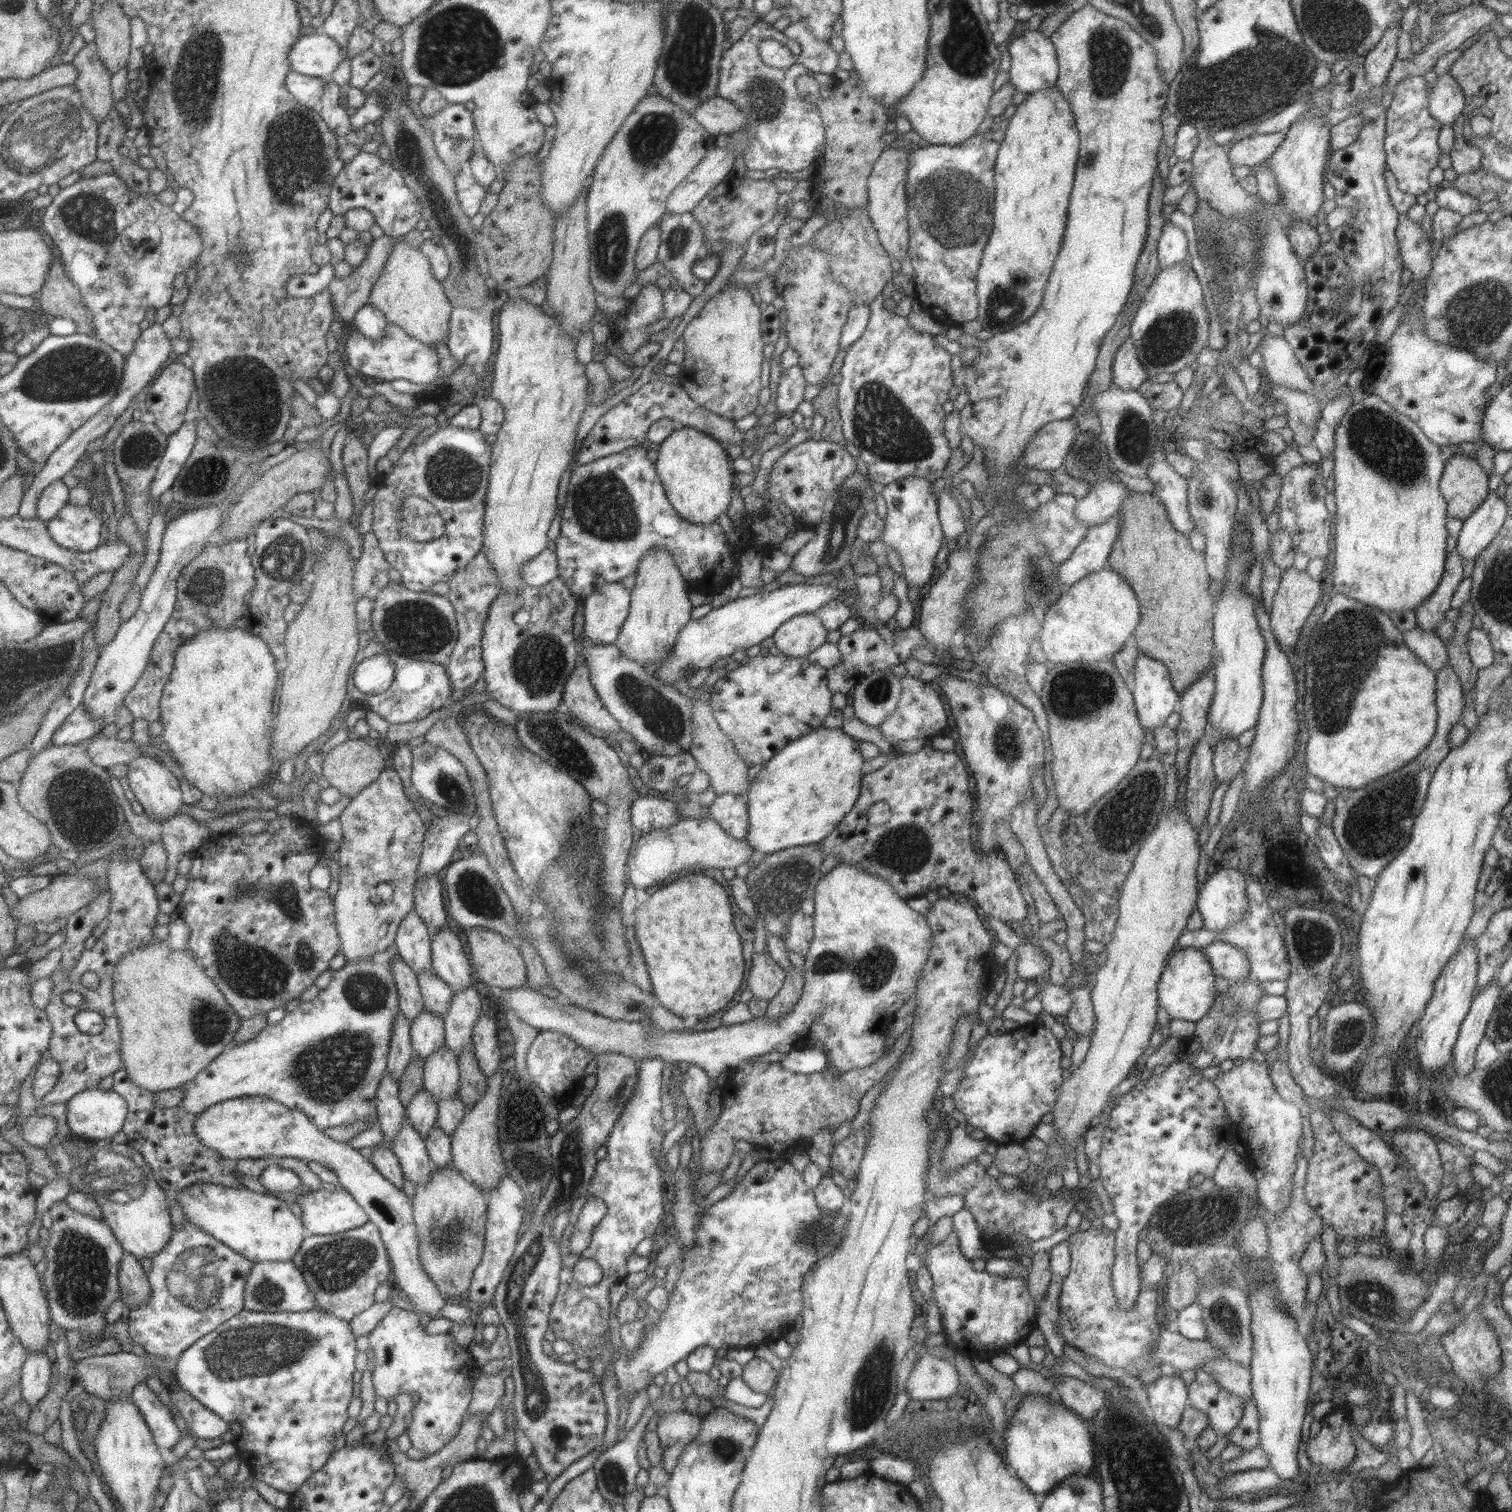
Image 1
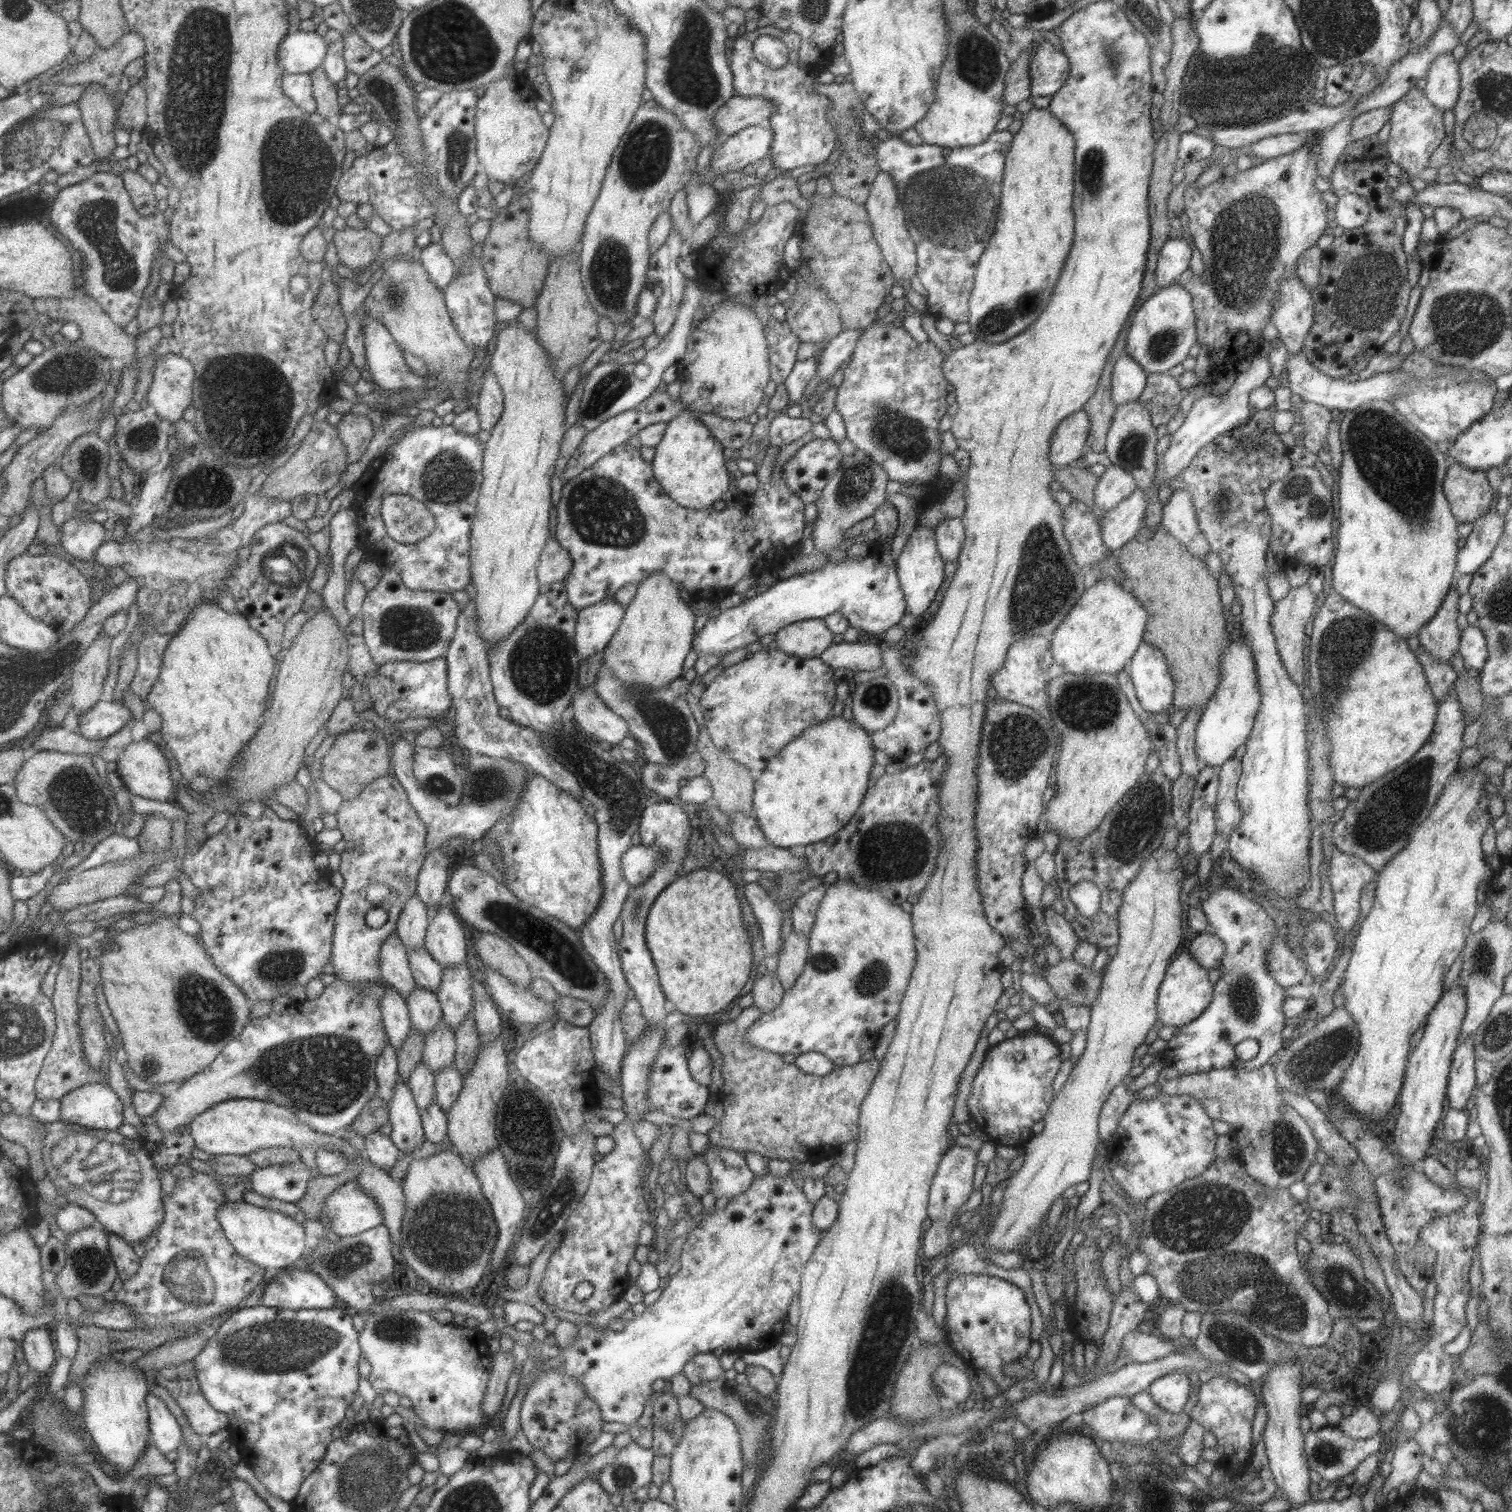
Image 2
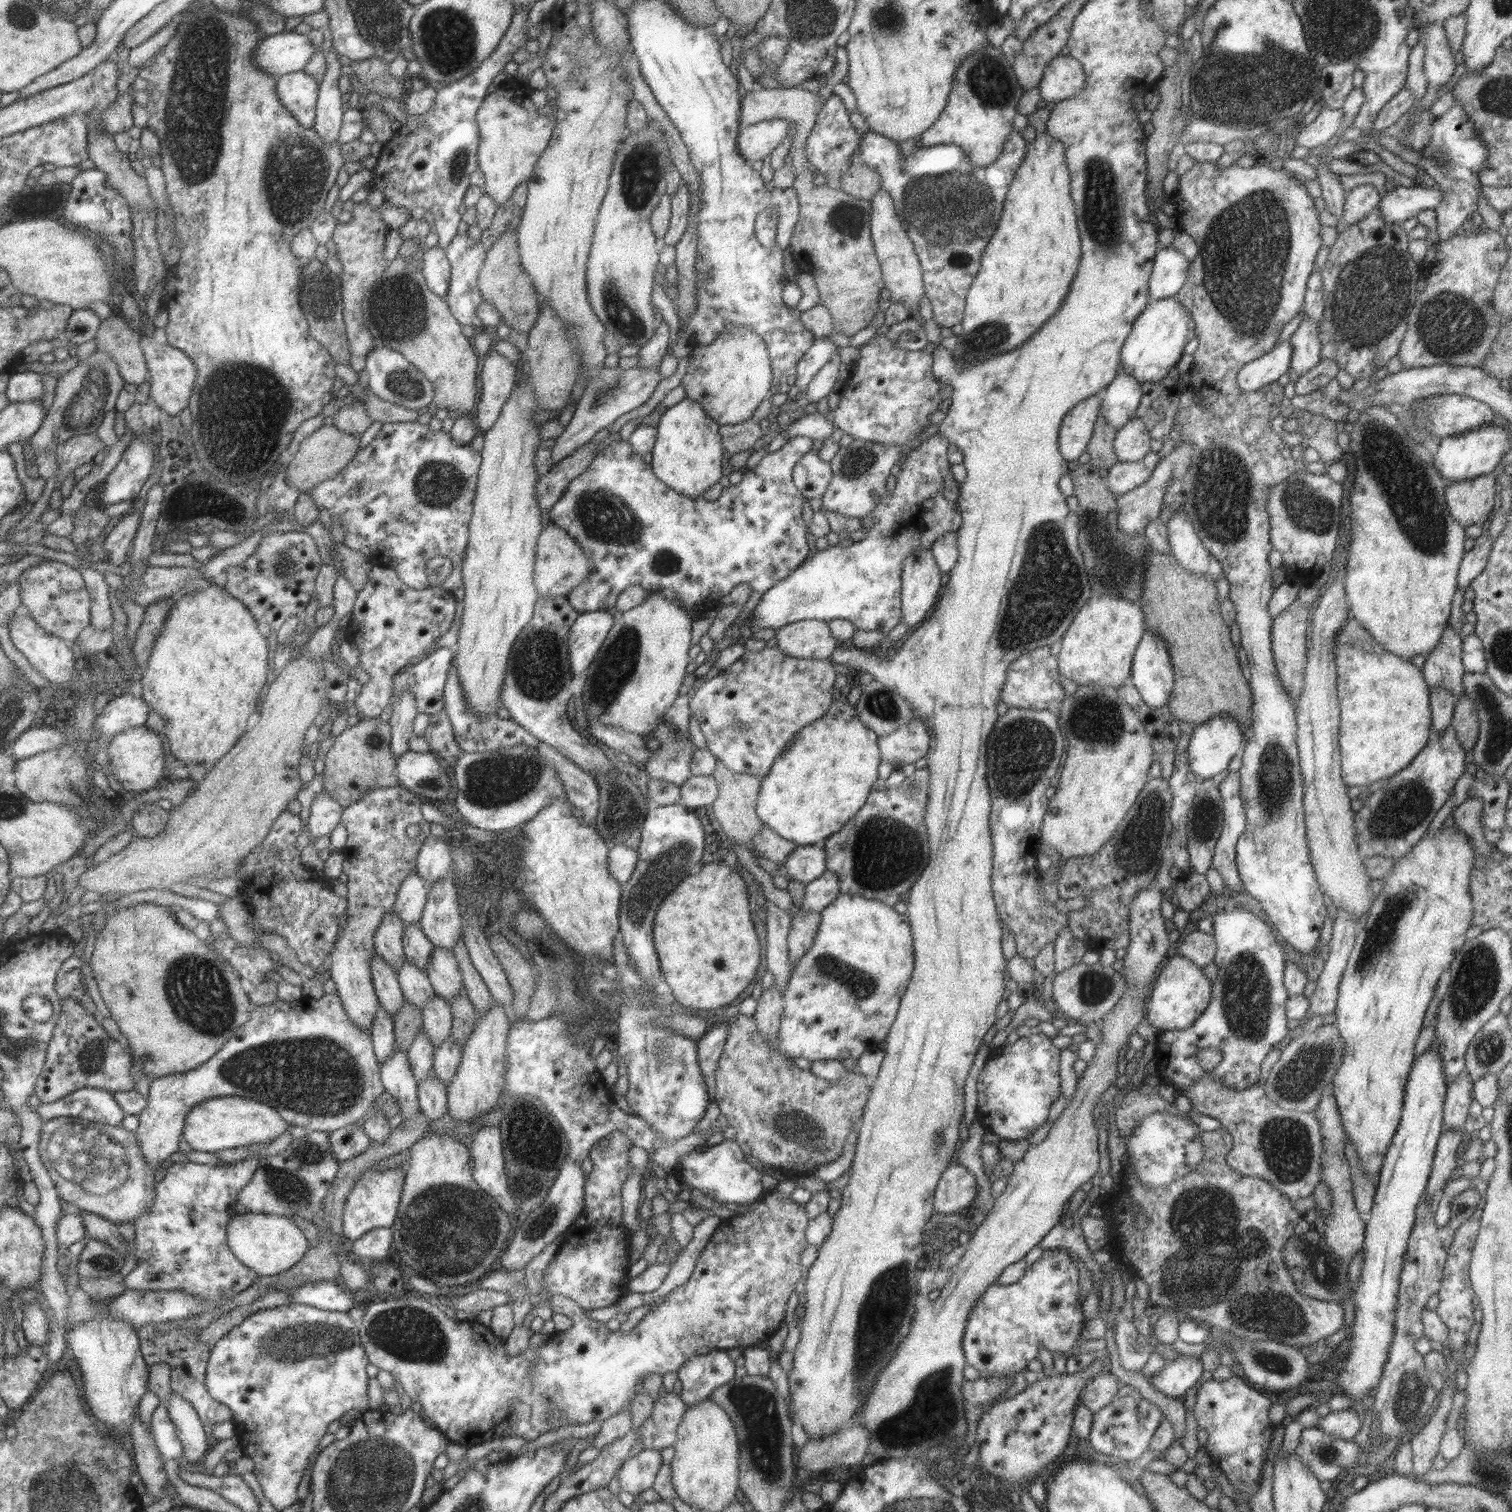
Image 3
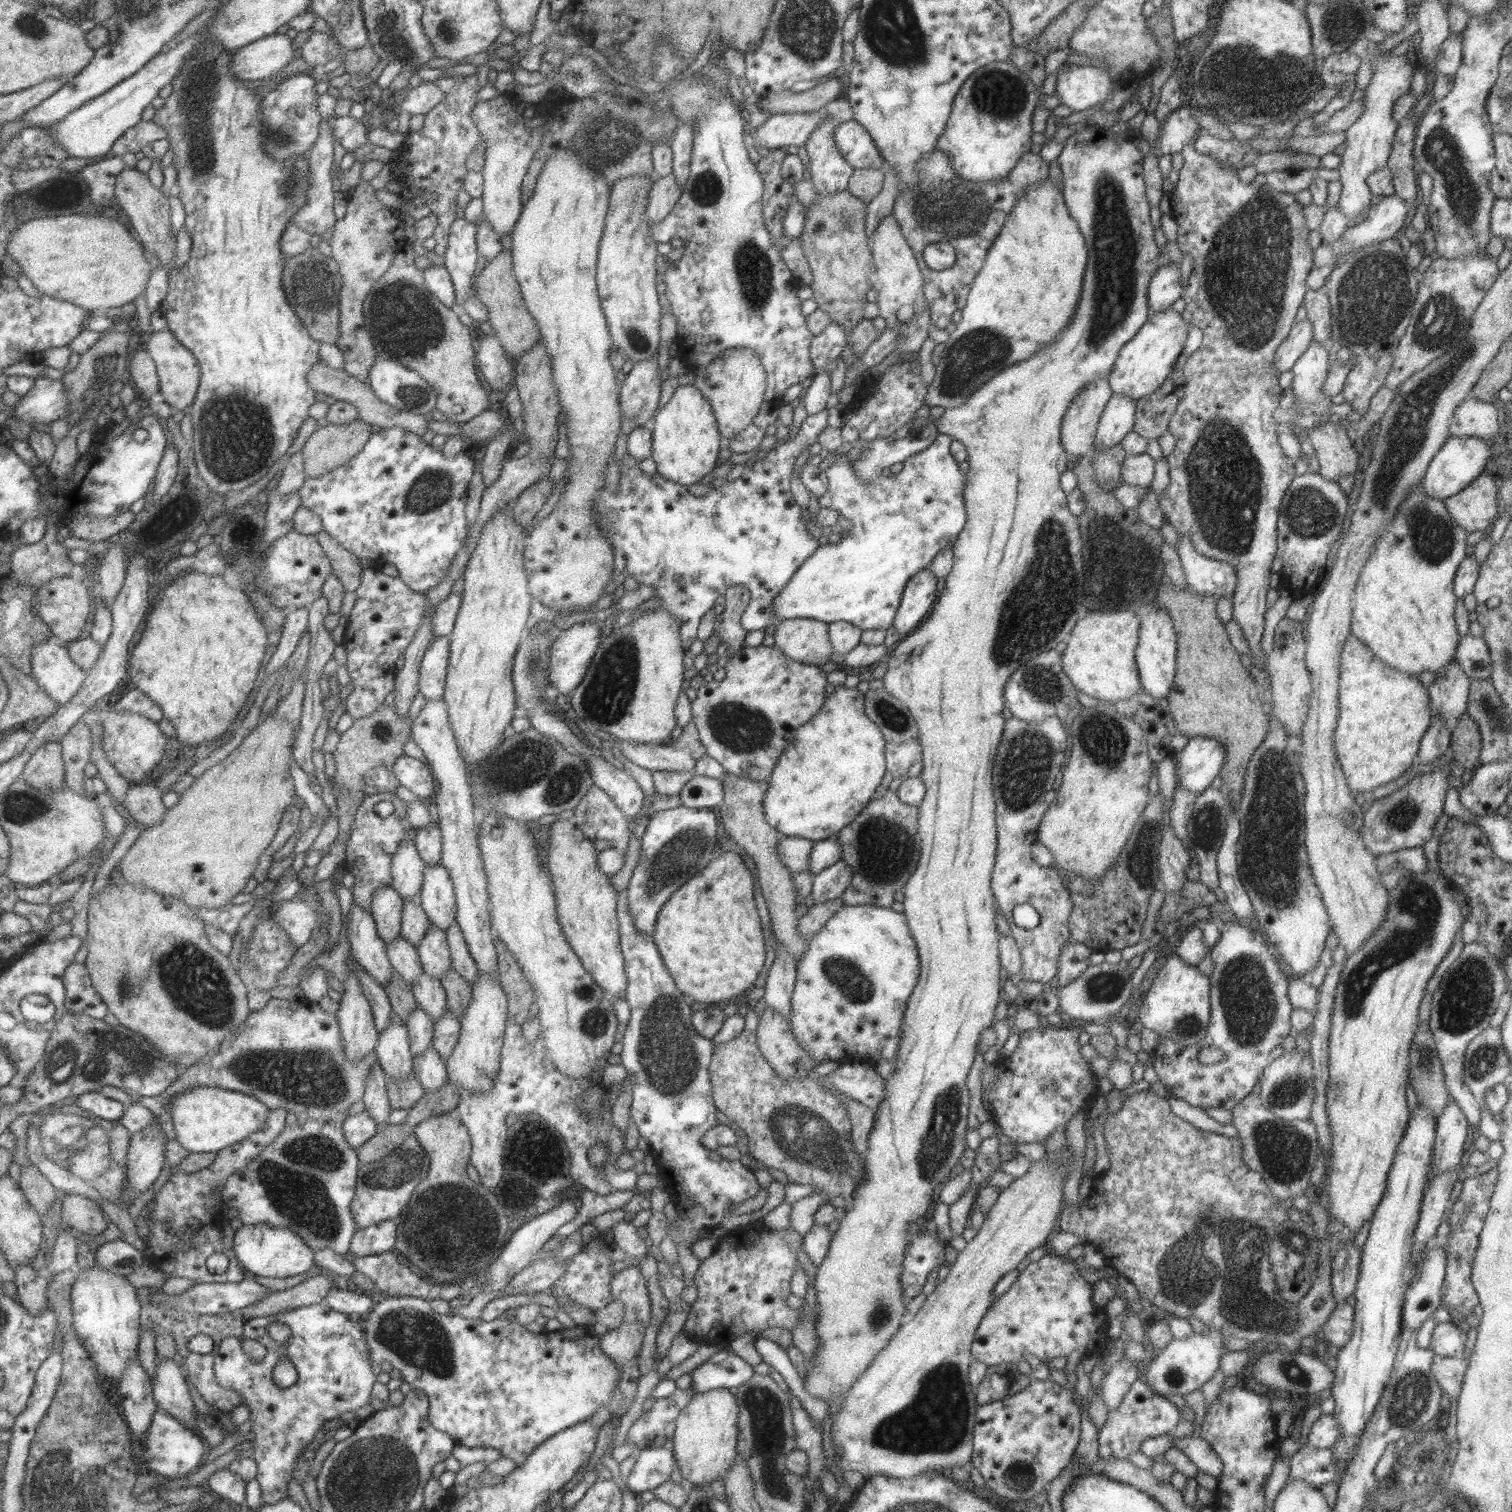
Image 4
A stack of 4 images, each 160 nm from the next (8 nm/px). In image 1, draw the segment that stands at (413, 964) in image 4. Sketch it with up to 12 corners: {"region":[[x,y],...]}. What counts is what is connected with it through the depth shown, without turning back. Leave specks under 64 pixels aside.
{"region":[[424,1008],[409,1029],[414,1056],[444,1046],[444,1020]]}

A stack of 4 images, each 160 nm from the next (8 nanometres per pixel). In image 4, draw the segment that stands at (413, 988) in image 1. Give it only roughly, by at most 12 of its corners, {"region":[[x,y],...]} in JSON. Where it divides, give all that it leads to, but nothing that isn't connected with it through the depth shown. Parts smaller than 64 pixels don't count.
{"region":[[377,889],[370,914],[387,947],[400,936],[402,898]]}

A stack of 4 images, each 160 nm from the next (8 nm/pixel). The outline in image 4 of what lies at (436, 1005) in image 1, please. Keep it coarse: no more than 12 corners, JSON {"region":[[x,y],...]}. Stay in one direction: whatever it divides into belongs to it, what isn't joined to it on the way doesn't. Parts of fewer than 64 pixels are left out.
{"region":[[418,899],[403,900],[399,934],[418,947],[430,929]]}

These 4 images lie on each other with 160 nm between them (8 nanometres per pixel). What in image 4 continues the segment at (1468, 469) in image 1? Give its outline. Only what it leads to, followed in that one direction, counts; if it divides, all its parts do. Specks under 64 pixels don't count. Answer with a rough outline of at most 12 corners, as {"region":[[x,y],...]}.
{"region":[[1481,473],[1444,501],[1465,532],[1485,531],[1498,512],[1498,487]]}

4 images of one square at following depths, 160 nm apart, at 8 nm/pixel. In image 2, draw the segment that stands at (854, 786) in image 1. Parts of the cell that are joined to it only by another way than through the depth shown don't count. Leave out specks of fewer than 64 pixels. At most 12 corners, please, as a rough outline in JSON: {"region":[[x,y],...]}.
{"region":[[829,716],[753,783],[767,844],[835,834],[863,800],[869,732]]}

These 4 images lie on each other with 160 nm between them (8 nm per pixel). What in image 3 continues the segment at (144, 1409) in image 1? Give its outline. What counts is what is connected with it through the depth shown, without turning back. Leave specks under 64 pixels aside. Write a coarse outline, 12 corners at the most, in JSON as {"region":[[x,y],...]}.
{"region":[[165,1404],[151,1415],[150,1433],[164,1461],[182,1460]]}

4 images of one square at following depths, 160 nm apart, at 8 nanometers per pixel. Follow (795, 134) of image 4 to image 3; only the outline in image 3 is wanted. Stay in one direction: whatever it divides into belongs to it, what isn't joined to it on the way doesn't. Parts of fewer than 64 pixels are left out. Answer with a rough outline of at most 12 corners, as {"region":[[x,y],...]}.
{"region":[[778,119],[745,125],[737,151],[761,161],[781,144],[788,123]]}

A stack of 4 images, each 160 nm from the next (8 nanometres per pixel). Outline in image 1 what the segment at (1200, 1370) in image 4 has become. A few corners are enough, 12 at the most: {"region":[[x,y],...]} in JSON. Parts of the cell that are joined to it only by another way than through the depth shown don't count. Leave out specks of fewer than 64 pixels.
{"region":[[1175,1374],[1145,1386],[1148,1414],[1175,1429],[1187,1406],[1187,1387]]}

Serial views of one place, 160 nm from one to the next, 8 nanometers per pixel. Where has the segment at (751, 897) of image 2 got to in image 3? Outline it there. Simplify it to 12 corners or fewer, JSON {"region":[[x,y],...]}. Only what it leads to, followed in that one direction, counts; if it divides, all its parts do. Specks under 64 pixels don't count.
{"region":[[766,900],[765,966],[781,992],[791,976],[791,919]]}

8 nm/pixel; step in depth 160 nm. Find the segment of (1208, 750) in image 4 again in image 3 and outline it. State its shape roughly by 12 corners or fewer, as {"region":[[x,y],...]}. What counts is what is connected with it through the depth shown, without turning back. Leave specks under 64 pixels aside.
{"region":[[1233,717],[1193,728],[1186,753],[1199,780],[1227,771],[1245,744]]}

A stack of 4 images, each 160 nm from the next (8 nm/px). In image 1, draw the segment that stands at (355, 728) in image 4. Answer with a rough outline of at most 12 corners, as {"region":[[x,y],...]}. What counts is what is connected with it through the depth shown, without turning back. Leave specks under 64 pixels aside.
{"region":[[366,738],[346,740],[322,760],[322,777],[352,797],[384,769]]}

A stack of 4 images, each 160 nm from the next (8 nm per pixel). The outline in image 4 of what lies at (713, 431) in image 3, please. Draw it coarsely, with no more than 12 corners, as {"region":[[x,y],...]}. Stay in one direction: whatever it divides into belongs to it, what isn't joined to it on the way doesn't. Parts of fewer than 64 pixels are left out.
{"region":[[678,385],[654,414],[650,457],[687,487],[722,446],[709,402]]}

